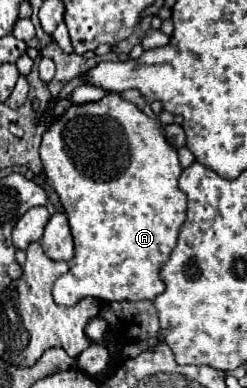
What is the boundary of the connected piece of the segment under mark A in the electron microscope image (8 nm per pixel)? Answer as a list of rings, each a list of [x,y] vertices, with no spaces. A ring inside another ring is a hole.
[[[105,95],[101,101],[97,103],[85,103],[85,105],[73,105],[69,107],[69,111],[65,111],[65,115],[61,115],[61,119],[57,119],[57,123],[51,123],[49,129],[43,135],[41,141],[41,161],[43,161],[43,171],[49,179],[49,183],[53,185],[53,189],[57,191],[61,205],[65,209],[65,215],[69,219],[71,225],[71,233],[73,233],[73,241],[75,241],[75,257],[69,261],[69,273],[59,277],[55,281],[53,287],[53,299],[57,305],[63,307],[73,307],[77,305],[81,299],[85,297],[95,297],[103,303],[113,303],[113,301],[153,301],[157,295],[161,295],[165,291],[165,283],[161,279],[161,267],[167,263],[171,251],[177,245],[177,237],[179,237],[179,229],[185,223],[185,215],[187,215],[187,199],[183,195],[183,191],[179,191],[177,181],[183,169],[179,169],[179,159],[177,159],[177,149],[173,149],[165,135],[161,133],[159,125],[147,117],[143,111],[139,111],[133,103],[121,99],[121,95]]]

